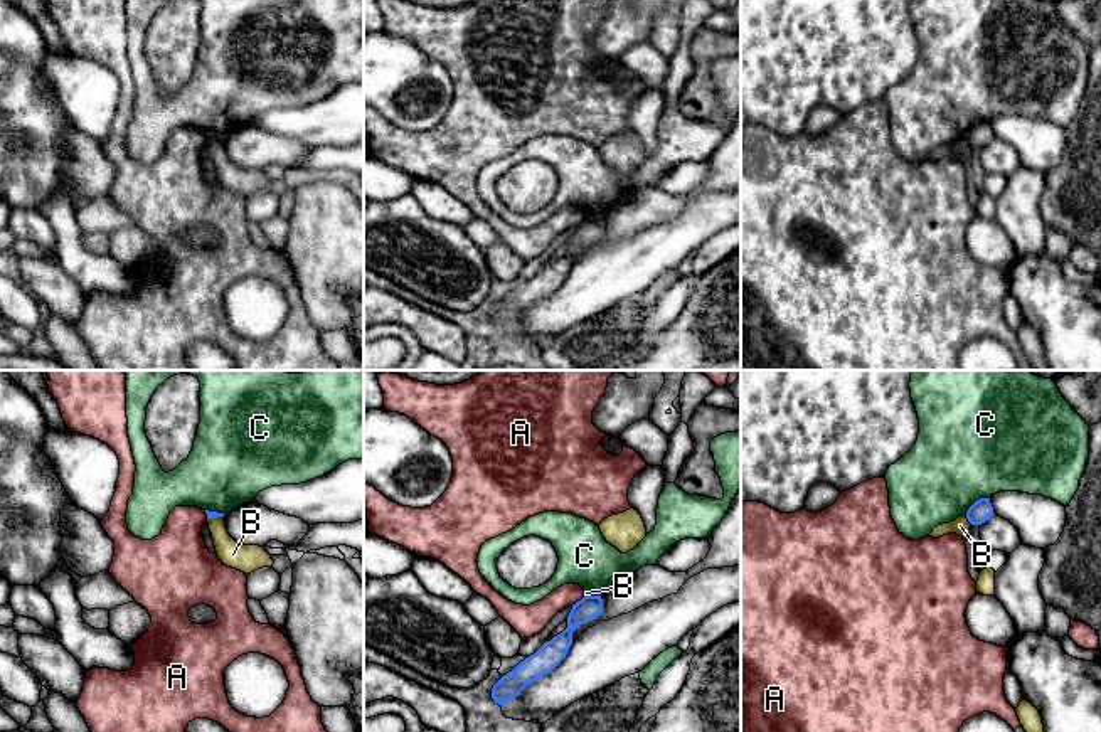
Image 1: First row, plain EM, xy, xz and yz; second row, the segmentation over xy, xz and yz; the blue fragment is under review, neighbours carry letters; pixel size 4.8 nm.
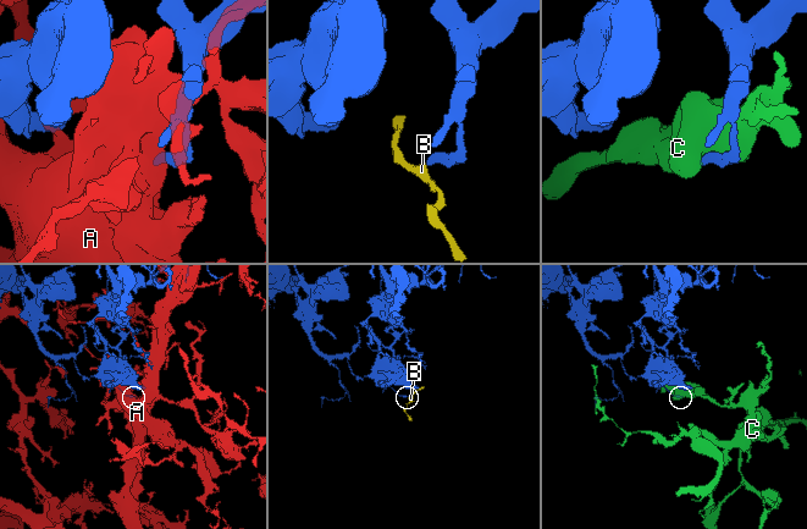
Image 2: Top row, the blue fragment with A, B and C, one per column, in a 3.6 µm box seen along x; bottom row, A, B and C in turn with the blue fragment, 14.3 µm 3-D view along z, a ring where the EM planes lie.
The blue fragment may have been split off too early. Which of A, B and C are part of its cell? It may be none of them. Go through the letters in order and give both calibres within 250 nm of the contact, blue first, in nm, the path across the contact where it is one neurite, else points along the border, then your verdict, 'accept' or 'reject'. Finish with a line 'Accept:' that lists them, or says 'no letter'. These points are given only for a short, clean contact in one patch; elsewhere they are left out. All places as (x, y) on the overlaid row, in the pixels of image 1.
A: calibres 120 and 140 nm; reject
B: calibres 100 and 80 nm; border yz (965, 515), (972, 524); reject
C: calibres 100 and 480 nm; reject
Accept: no letter

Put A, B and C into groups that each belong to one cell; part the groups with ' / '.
A / B / C

